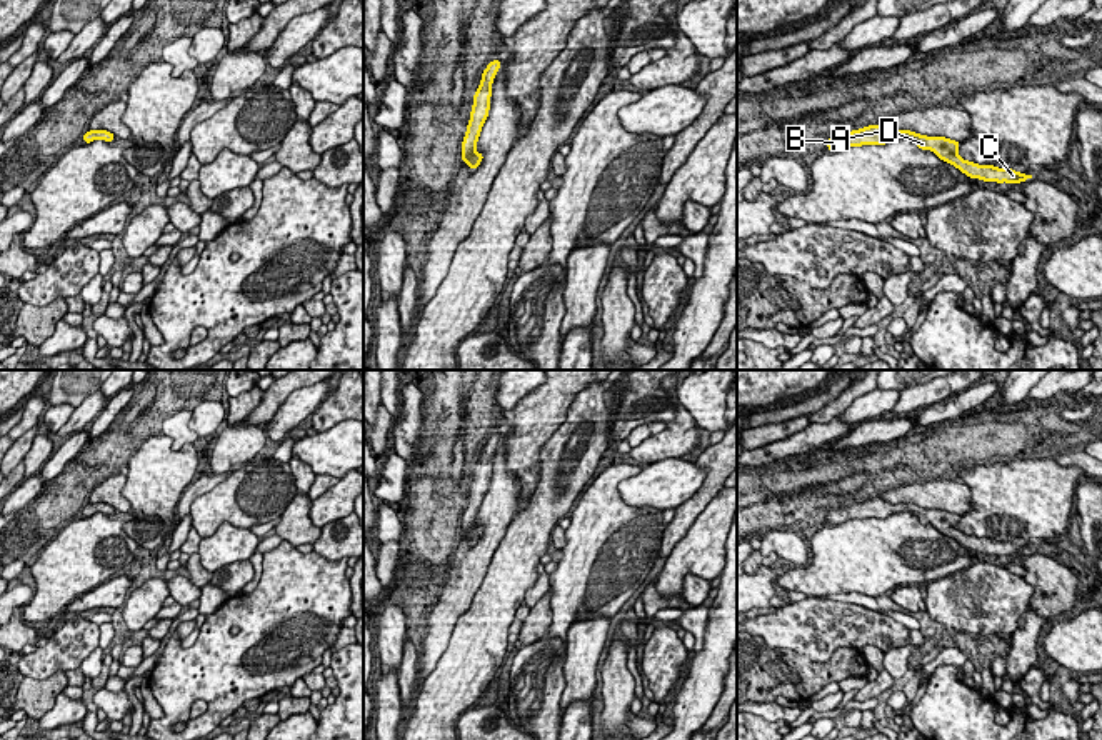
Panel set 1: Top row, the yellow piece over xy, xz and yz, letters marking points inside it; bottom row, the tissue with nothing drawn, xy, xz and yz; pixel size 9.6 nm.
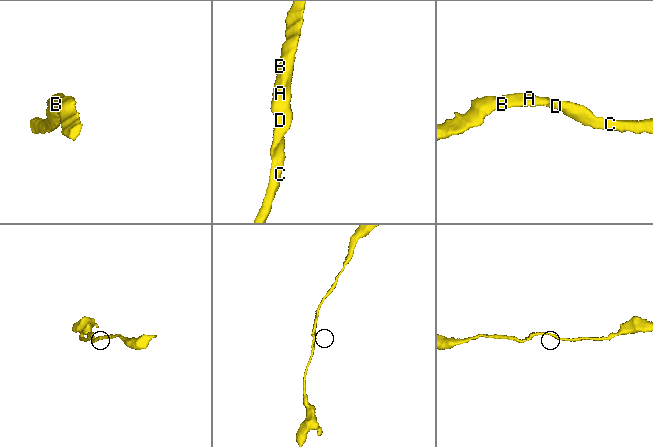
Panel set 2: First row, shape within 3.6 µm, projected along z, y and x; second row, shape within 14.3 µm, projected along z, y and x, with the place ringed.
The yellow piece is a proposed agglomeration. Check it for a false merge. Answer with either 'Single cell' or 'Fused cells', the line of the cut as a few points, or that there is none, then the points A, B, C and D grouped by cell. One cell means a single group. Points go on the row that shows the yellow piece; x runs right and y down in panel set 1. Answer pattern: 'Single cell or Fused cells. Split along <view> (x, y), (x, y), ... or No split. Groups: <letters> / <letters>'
Single cell. No split. Groups: A B C D

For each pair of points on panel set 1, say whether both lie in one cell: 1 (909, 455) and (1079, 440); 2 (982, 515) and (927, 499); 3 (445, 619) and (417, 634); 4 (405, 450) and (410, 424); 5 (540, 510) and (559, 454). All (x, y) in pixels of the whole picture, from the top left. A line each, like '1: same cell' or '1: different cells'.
1: same cell
2: different cells
3: same cell
4: same cell
5: same cell

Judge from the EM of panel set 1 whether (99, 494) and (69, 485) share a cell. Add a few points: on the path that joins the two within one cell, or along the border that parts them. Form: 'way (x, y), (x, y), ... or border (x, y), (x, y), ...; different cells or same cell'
way (92, 494), (82, 485), (75, 485); same cell

